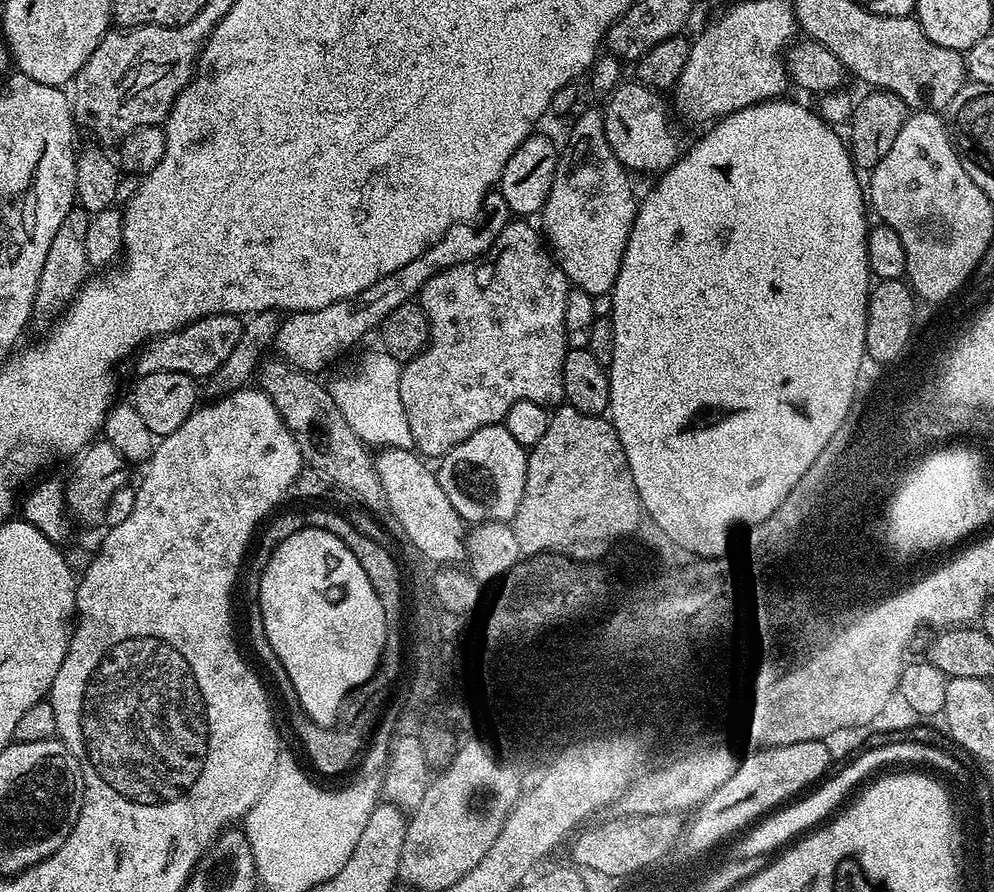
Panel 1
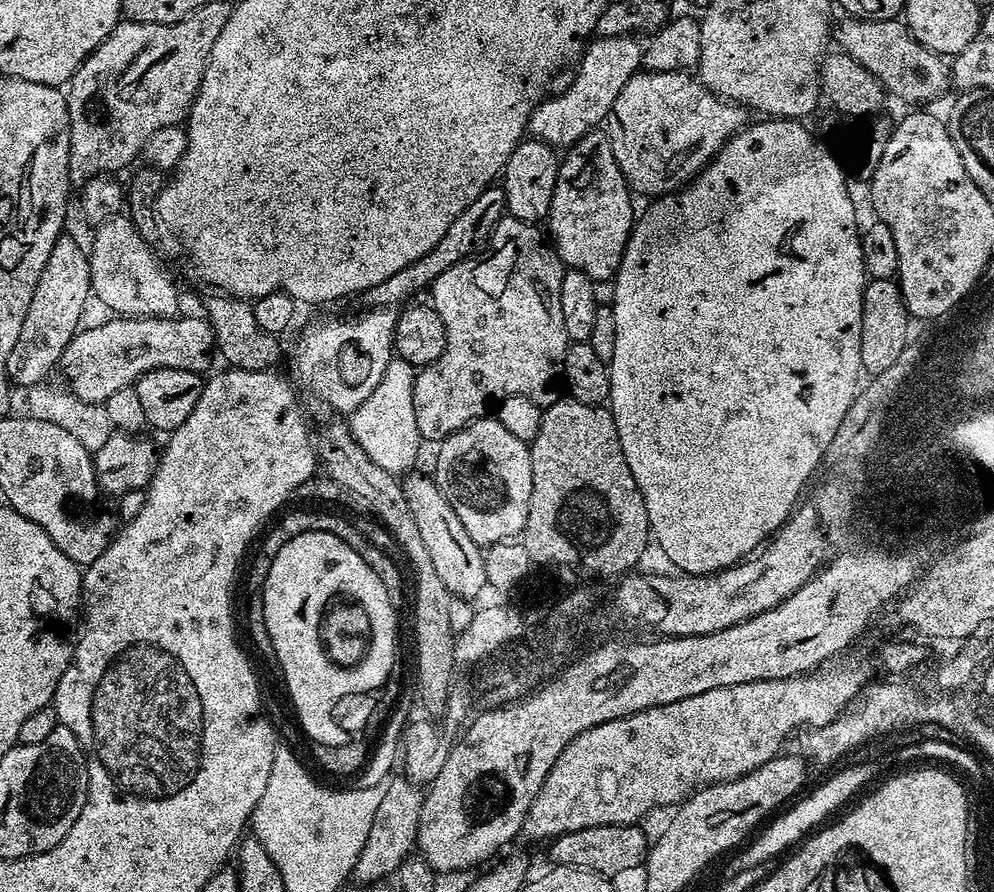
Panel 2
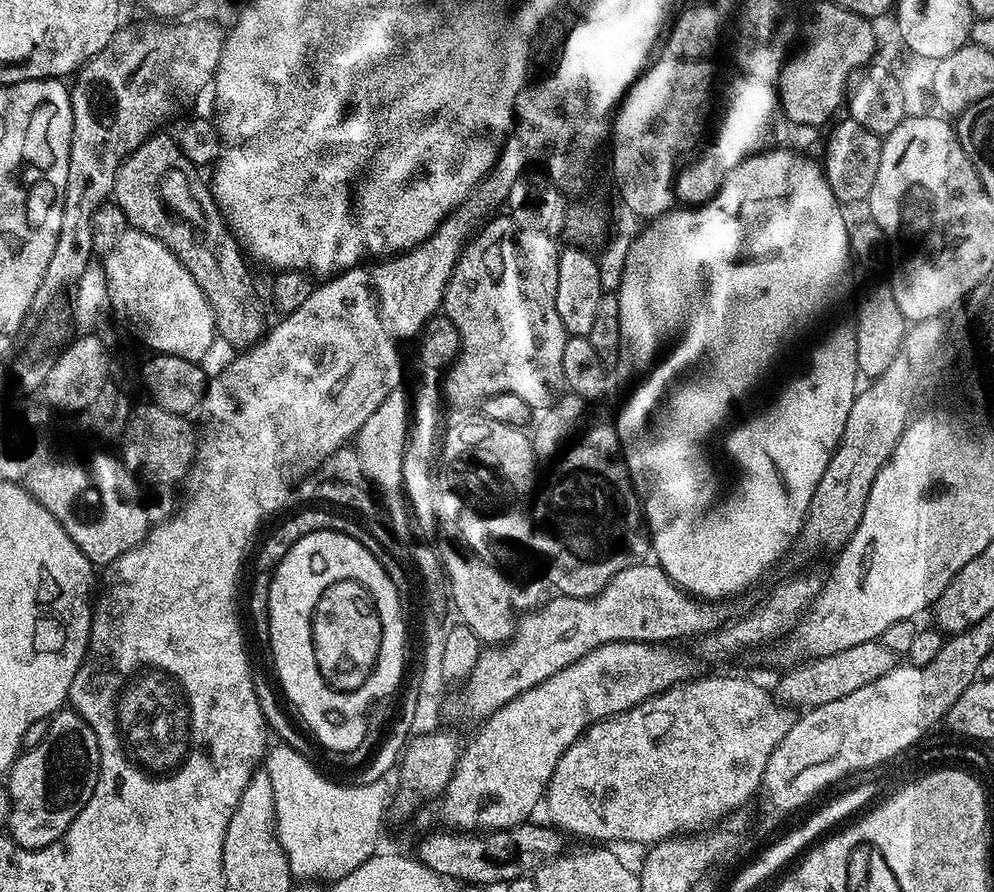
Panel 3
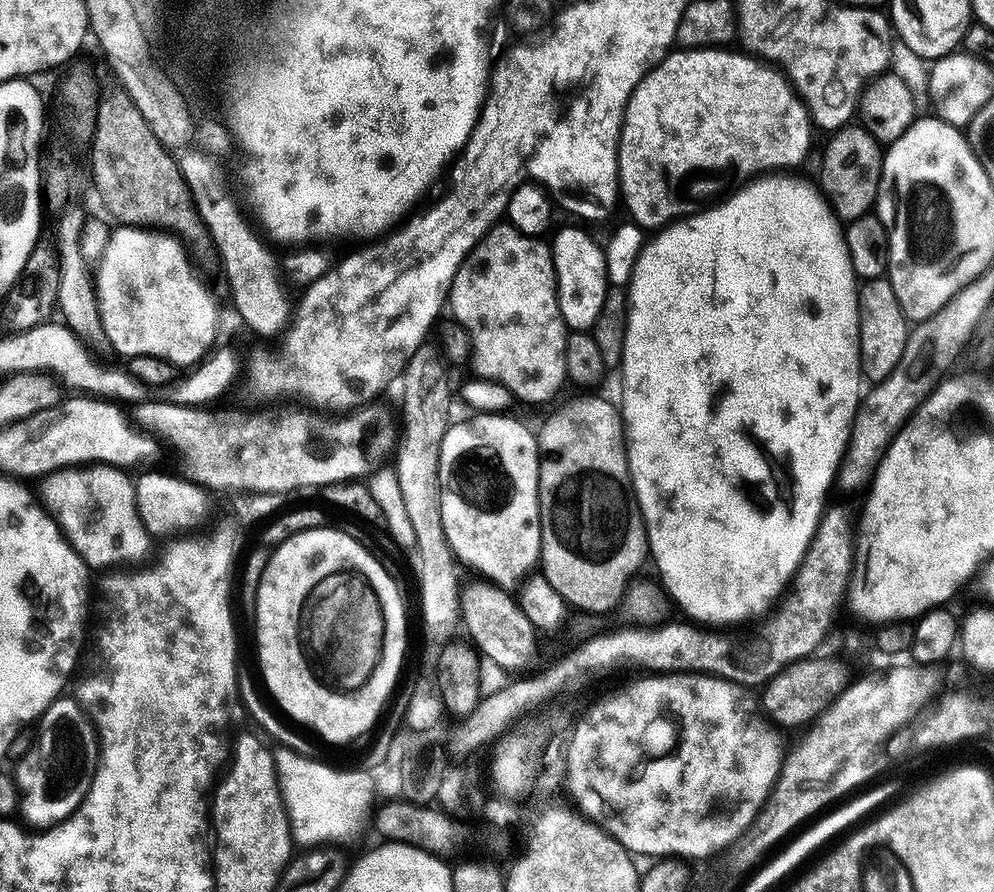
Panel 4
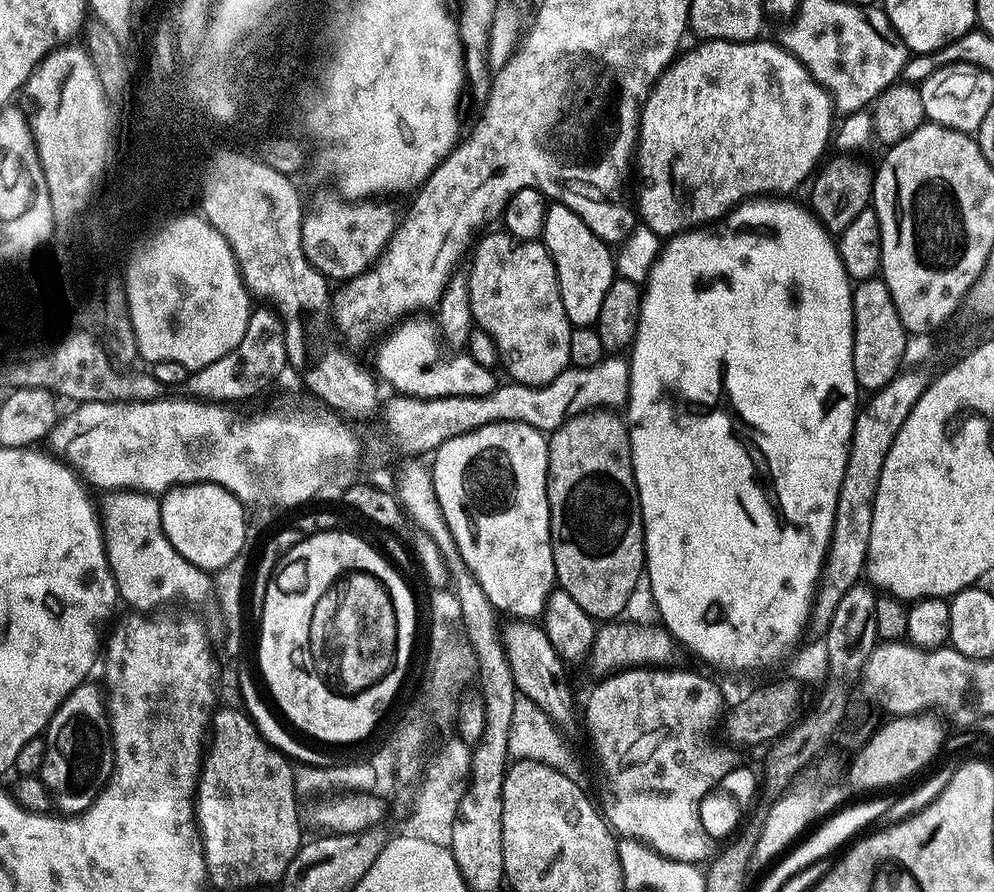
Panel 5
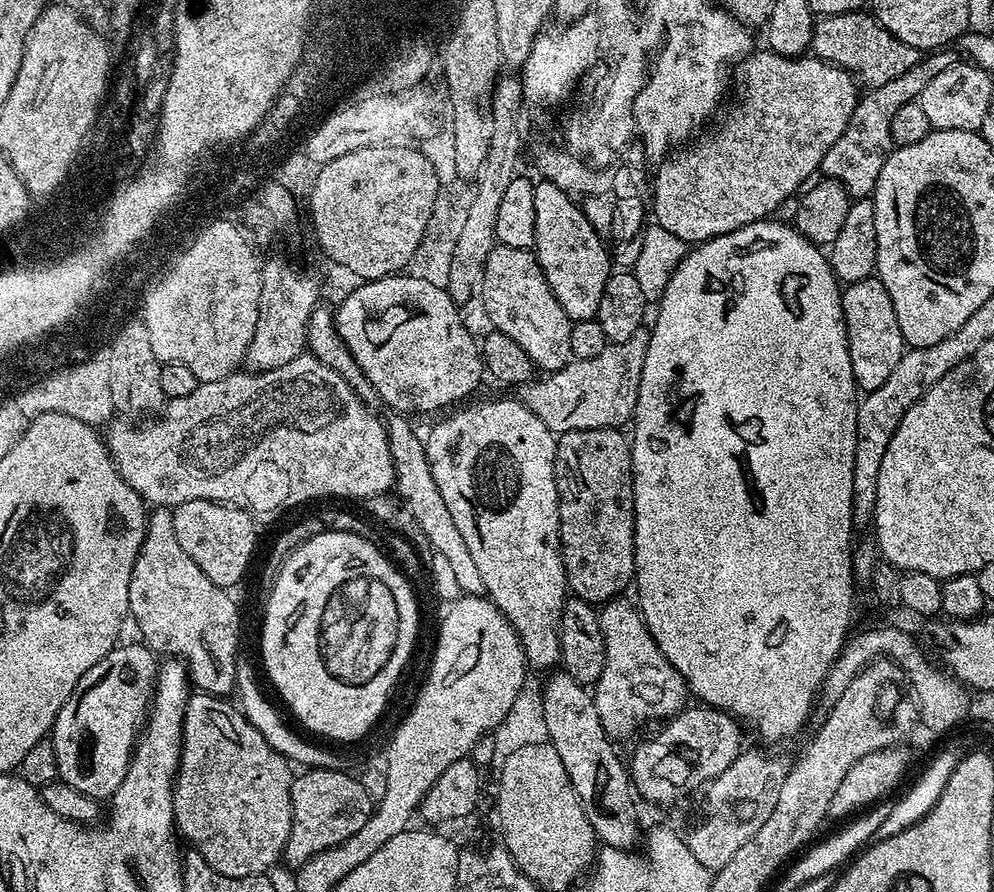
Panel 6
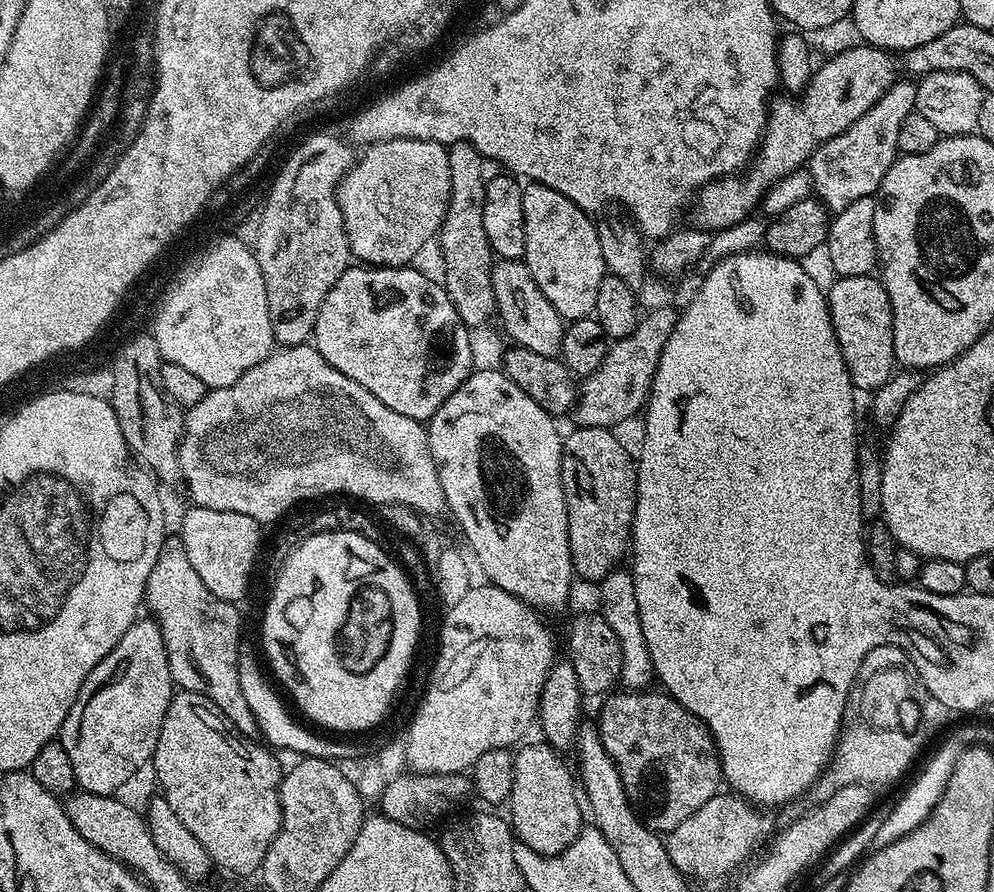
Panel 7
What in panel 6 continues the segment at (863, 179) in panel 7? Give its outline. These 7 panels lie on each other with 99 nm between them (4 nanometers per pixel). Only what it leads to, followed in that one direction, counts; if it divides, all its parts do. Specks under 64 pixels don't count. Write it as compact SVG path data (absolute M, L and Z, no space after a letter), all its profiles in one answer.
M932 50L921 55L920 60L914 62L914 66L910 66L910 70L906 70L906 74L898 74L898 78L890 78L890 82L882 82L882 86L867 89L857 99L854 114L850 114L850 122L846 122L846 130L842 130L842 138L838 138L838 142L834 142L834 146L830 146L830 150L826 150L820 163L820 172L829 180L837 180L847 190L849 197L871 197L878 182L878 174L882 174L882 166L886 166L886 158L894 151L894 145L890 138L890 121L894 119L894 114L898 114L898 110L902 110L902 106L913 103L920 97L922 90L926 90L929 82L938 74L942 74L942 70L950 70L950 66L958 63L957 53L948 51L952 50Z

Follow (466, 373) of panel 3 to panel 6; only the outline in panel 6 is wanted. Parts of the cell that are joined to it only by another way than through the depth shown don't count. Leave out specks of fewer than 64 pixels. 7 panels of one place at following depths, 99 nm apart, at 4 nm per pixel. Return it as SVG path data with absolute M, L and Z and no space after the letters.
M497 243L486 258L484 280L478 287L478 296L484 299L484 312L492 323L491 327L518 342L541 373L562 370L574 359L570 350L570 330L574 321L568 317L566 310L562 310L562 306L558 306L558 298L554 298L542 274L542 266L536 260L535 251Z

